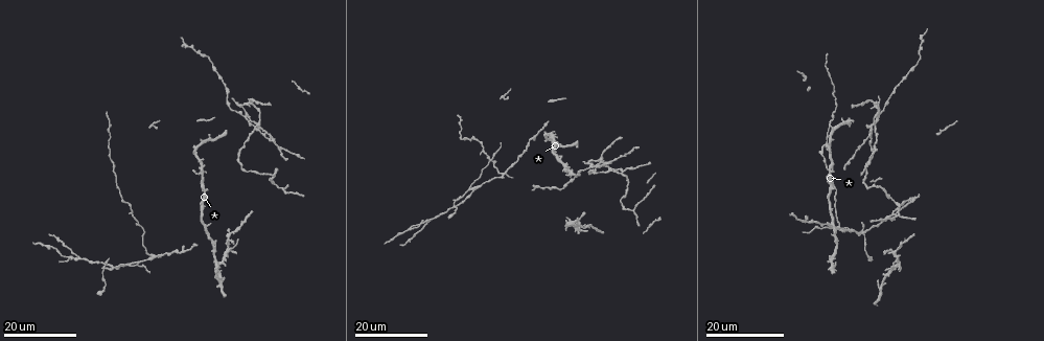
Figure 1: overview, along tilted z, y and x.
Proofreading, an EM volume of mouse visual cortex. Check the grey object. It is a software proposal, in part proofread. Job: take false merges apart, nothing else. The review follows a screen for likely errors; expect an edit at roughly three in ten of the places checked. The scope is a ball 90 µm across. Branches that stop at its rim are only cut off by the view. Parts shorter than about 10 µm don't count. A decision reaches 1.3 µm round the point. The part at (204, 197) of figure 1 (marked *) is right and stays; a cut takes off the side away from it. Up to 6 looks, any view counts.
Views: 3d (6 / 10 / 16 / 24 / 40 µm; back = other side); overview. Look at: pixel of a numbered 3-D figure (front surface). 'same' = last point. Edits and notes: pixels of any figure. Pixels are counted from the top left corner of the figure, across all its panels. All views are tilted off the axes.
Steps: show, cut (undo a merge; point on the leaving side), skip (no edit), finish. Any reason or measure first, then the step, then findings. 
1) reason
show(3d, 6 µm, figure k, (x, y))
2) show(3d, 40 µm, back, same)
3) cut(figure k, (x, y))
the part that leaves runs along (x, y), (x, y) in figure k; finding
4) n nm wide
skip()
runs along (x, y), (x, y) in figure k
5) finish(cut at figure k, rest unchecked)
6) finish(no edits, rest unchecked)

a fork
show(3d, 24 µm, figure 1, (247, 117))

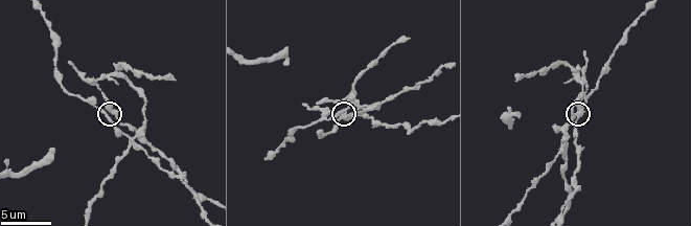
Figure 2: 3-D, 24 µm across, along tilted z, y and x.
show(3d, 6 µm, figure 2, (336, 114))

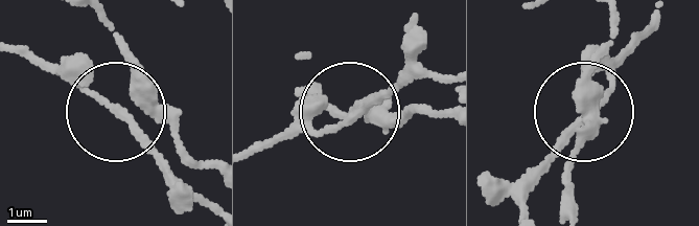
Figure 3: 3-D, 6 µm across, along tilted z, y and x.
260 nm wide
skip()
one cell here

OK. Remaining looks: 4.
four or more arms meet
show(3d, 10 µm, figure 2, (562, 143))

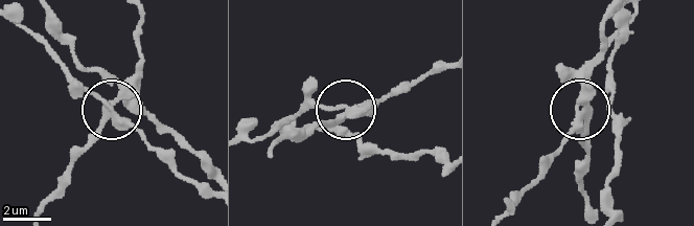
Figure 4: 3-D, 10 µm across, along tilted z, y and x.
side arm 51 µm; 4 arms
cut(figure 4, (88, 142))
two cells meet here

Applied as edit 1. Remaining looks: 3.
see it whole again
show(overview)

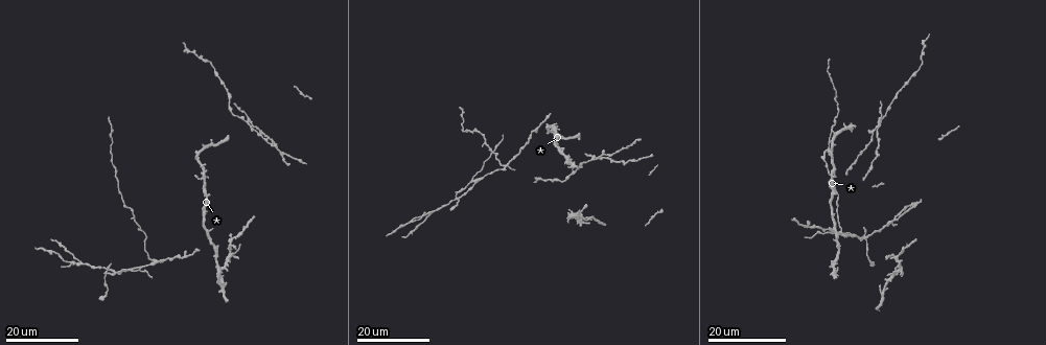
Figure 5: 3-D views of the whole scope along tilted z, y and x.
calibre changes
show(3d, 16 µm, figure 5, (880, 291))

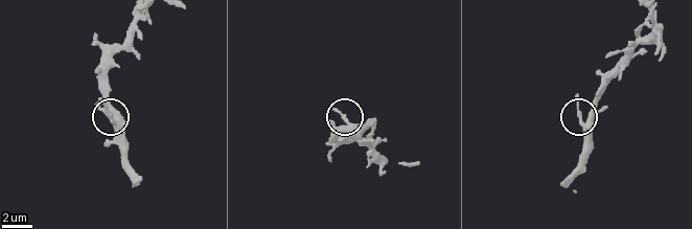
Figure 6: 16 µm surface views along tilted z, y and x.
closer look
show(3d, 6 µm, figure 6, (342, 116))

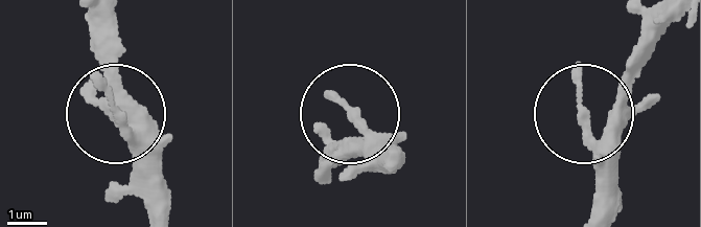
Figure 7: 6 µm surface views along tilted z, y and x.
skip()
one cell here

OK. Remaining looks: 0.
finish(cut at figure 4, rest unchecked)

